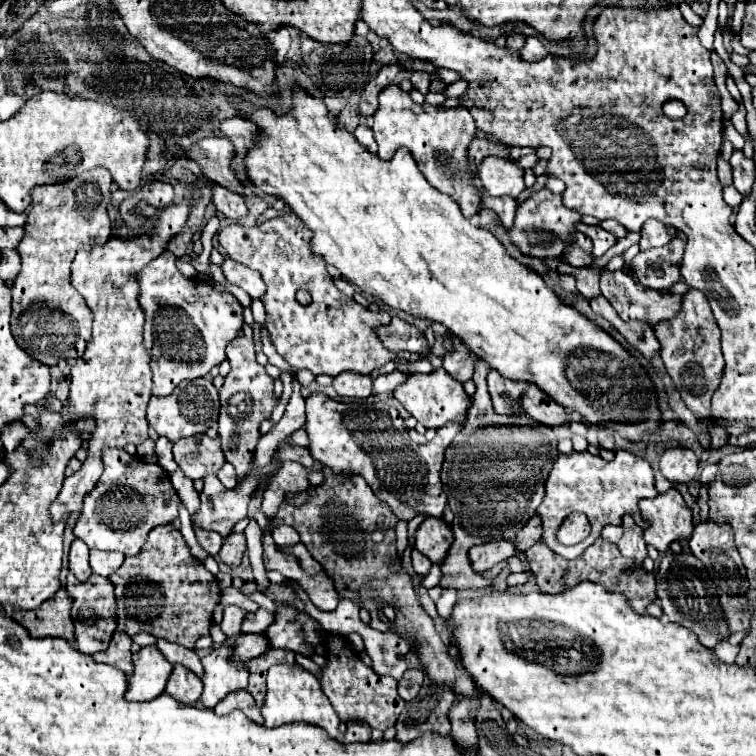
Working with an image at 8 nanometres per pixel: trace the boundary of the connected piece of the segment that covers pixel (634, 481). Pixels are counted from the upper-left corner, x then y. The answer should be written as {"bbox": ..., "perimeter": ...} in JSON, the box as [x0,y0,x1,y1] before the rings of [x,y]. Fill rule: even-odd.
{"bbox":[537,451,657,559],"perimeter":[[[573,451],[569,455],[559,453],[545,481],[543,505],[539,505],[537,509],[537,513],[543,519],[543,541],[561,557],[575,559],[585,551],[585,547],[589,547],[597,537],[601,537],[603,525],[621,525],[621,519],[625,515],[631,515],[637,521],[637,525],[645,529],[647,523],[643,521],[641,509],[637,503],[641,499],[655,497],[655,495],[657,495],[657,489],[653,485],[653,469],[643,457],[637,457],[629,451],[617,451],[615,459],[609,463],[609,461],[603,461],[601,457],[591,455],[589,451],[583,451],[583,453]],[[573,511],[583,511],[587,515],[591,523],[591,535],[581,543],[567,547],[557,541],[557,531],[565,521],[565,517],[571,515]]]}

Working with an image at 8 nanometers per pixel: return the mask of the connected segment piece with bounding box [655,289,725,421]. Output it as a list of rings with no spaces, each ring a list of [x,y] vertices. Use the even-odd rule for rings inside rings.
[[[691,289],[683,299],[681,311],[671,321],[659,323],[655,327],[655,335],[661,343],[661,357],[663,357],[665,369],[671,375],[673,383],[677,385],[687,409],[691,409],[699,421],[703,419],[709,421],[711,397],[717,391],[717,385],[721,383],[725,361],[719,345],[719,329],[713,319],[707,297],[699,289]],[[677,347],[683,347],[685,351],[677,351]]]

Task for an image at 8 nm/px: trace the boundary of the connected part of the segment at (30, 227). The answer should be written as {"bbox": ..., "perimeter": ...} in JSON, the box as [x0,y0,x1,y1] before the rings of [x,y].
{"bbox":[11,169,113,365],"perimeter":[[[89,169],[81,177],[61,185],[43,185],[33,189],[33,203],[27,209],[25,237],[17,247],[21,255],[21,273],[13,283],[11,333],[21,349],[37,353],[37,361],[57,365],[67,357],[81,357],[89,337],[93,315],[85,299],[71,285],[71,261],[81,245],[101,241],[111,235],[107,205],[111,199],[113,177],[107,169]]]}

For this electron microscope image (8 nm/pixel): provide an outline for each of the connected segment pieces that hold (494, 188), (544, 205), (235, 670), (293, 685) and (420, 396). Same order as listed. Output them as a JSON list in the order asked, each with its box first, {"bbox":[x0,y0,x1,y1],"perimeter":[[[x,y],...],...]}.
[{"bbox":[477,157,525,197],"perimeter":[[[487,157],[479,165],[477,179],[485,187],[485,191],[493,197],[499,197],[499,195],[517,197],[525,189],[523,175],[525,175],[523,167],[519,167],[513,159]]]},{"bbox":[507,189,581,259],"perimeter":[[[541,189],[525,199],[515,213],[513,227],[507,229],[511,243],[527,257],[537,259],[563,259],[565,247],[573,243],[575,225],[581,221],[581,215],[563,205],[563,197],[551,193],[549,189]]]},{"bbox":[201,645,249,709],"perimeter":[[[221,645],[201,659],[205,667],[203,675],[205,689],[201,695],[201,703],[205,709],[213,709],[233,691],[247,689],[249,671],[245,669],[245,663],[233,663],[229,661],[229,657],[231,657],[231,647]]]},{"bbox":[261,665,339,737],"perimeter":[[[273,665],[267,673],[267,697],[261,707],[265,727],[277,727],[292,723],[305,722],[309,725],[321,725],[329,737],[339,737],[339,717],[321,691],[319,679],[303,669],[301,665]]]},{"bbox":[395,369,471,429],"perimeter":[[[445,369],[433,371],[431,375],[413,373],[403,385],[395,389],[395,399],[427,429],[439,429],[445,423],[463,423],[471,407],[471,397],[463,391],[463,385],[455,381]]]}]

